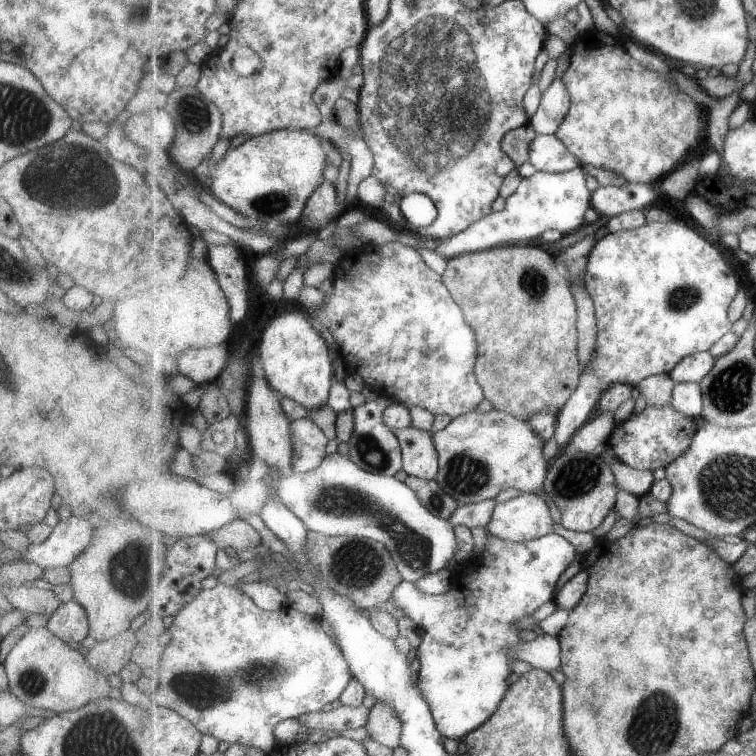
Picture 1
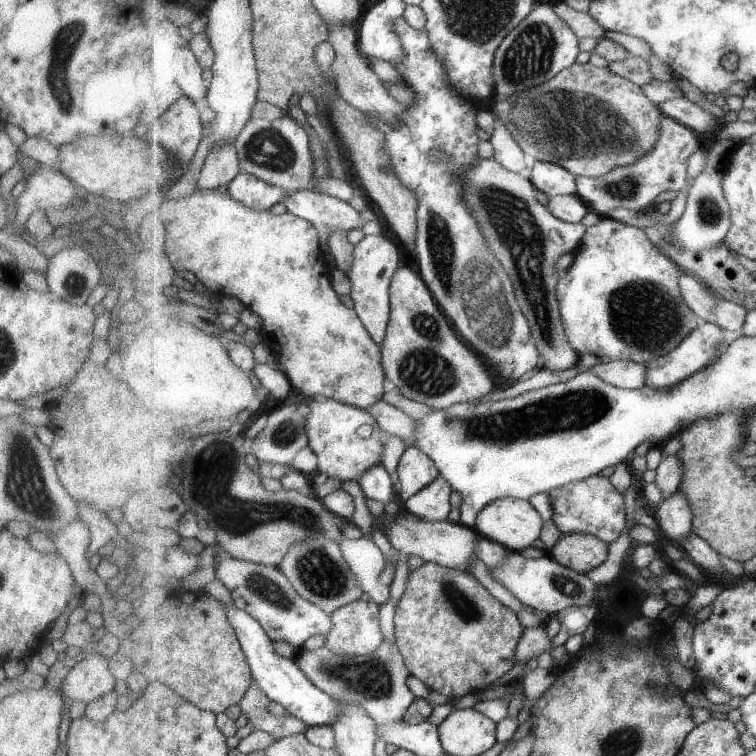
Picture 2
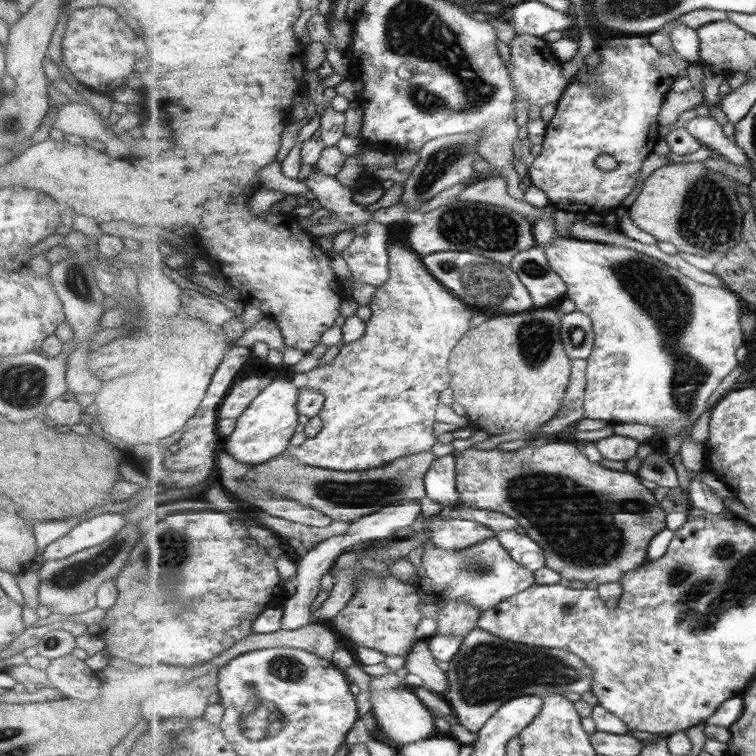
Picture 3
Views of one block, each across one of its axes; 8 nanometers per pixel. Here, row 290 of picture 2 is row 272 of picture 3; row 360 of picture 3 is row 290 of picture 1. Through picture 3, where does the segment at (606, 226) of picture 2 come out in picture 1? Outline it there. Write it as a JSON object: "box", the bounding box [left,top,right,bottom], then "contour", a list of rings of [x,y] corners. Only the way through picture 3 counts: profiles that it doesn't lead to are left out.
{"box":[555,219,742,456],"contour":[[[686,219],[648,221],[630,231],[609,233],[598,240],[589,254],[586,287],[596,306],[598,339],[596,357],[580,375],[580,384],[564,408],[557,412],[555,440],[559,456],[573,435],[592,417],[598,402],[609,387],[617,383],[639,386],[651,375],[667,374],[689,355],[708,351],[714,342],[731,330],[729,306],[742,286],[742,277],[725,260],[721,249],[709,238],[695,232]]]}

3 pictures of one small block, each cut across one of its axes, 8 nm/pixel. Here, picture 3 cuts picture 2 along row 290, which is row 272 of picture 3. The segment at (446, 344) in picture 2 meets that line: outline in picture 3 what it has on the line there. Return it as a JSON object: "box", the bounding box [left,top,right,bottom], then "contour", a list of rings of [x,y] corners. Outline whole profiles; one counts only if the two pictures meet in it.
{"box":[286,241,477,473],"contour":[[[391,241],[388,249],[390,277],[384,285],[378,287],[369,306],[372,316],[366,322],[364,337],[347,343],[332,363],[321,365],[307,373],[307,387],[322,392],[326,398],[320,412],[324,427],[317,436],[308,438],[302,446],[289,448],[286,452],[307,466],[349,473],[365,471],[431,451],[437,444],[433,426],[438,421],[439,396],[451,386],[449,360],[459,340],[469,332],[471,318],[477,314],[477,310],[451,294],[429,272],[422,257],[409,243]]]}

